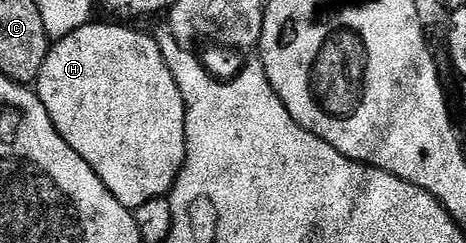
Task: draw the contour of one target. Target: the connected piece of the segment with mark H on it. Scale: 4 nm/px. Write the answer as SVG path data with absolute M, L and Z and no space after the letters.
M121 22L97 23L84 24L79 30L67 34L50 47L47 58L43 62L43 70L36 76L35 91L40 96L43 106L47 106L49 116L53 119L53 125L61 131L66 142L96 170L98 178L102 180L107 186L107 190L122 206L136 210L144 203L159 196L168 197L173 190L173 183L177 181L177 175L181 173L181 167L185 165L185 103L183 102L183 94L161 53L161 46L152 35L136 32L133 29L136 27L126 26Z

